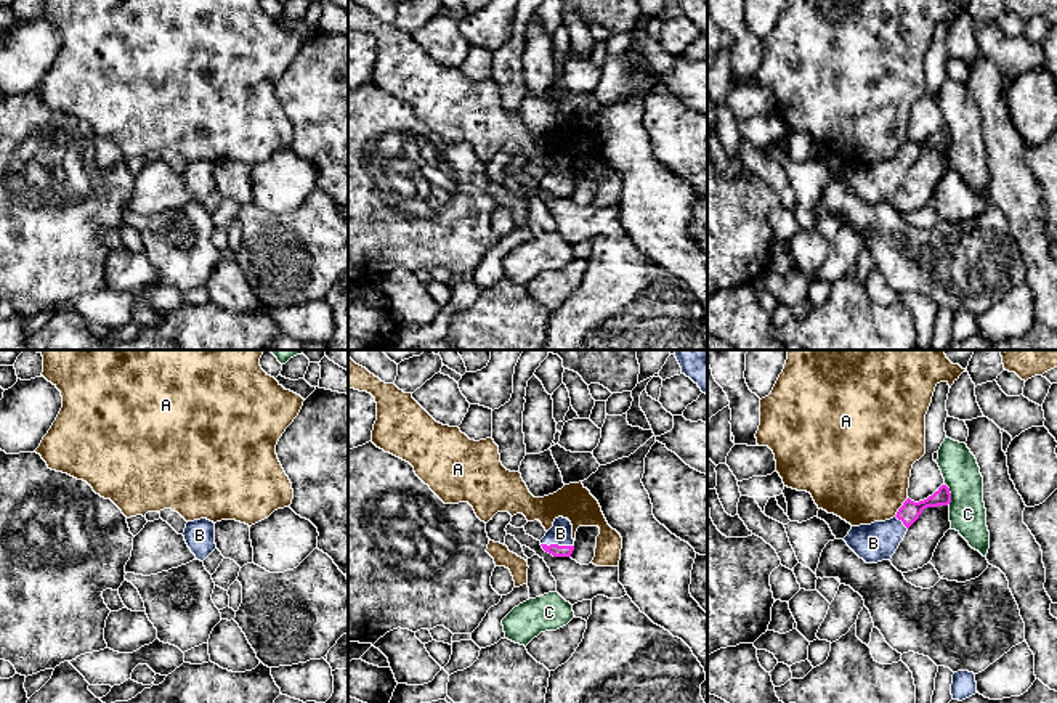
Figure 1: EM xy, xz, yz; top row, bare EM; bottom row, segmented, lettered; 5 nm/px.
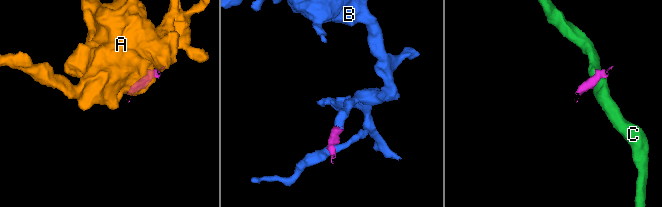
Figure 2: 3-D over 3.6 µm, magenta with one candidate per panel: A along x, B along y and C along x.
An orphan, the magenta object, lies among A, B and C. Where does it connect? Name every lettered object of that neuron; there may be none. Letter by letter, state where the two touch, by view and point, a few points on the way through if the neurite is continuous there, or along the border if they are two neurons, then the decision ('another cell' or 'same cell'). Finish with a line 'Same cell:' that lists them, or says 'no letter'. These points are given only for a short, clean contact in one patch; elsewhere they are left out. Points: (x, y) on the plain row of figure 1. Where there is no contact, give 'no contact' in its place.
A: yz (900, 148) | another cell
B: xz (557, 185) | across xz (557, 191), (557, 185), (560, 174) | same cell
C: yz (950, 134) | along yz (945, 124), (950, 143) | another cell
Same cell: B

